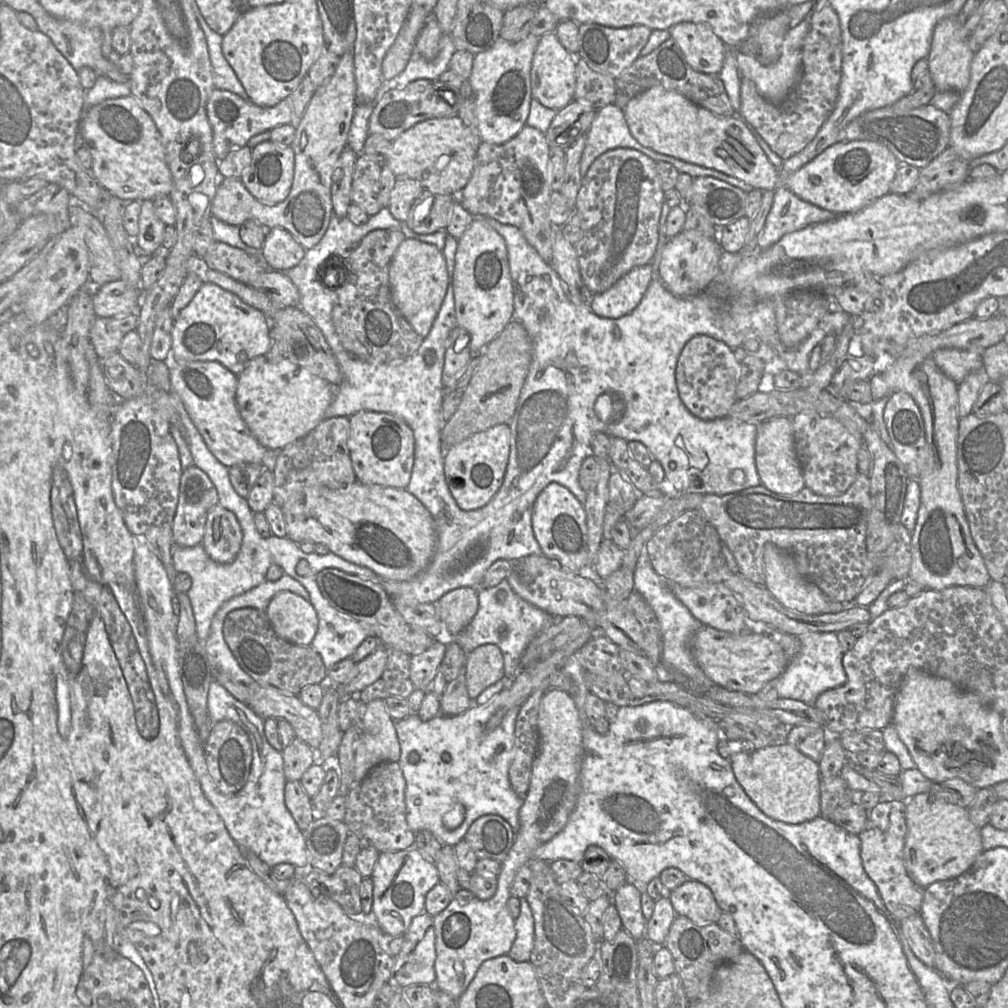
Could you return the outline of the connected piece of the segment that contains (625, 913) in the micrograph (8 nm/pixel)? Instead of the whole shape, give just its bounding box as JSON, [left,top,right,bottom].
[611,882,647,940]

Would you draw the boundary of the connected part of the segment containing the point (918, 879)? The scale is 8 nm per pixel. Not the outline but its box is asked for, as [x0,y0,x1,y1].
[904,790,984,888]

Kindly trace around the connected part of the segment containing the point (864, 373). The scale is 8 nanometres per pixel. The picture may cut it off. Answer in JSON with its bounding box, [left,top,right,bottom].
[826,355,873,400]

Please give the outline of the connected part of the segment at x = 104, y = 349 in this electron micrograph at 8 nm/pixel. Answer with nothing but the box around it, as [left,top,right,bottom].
[90,315,139,359]

